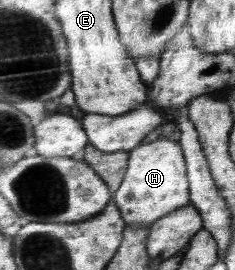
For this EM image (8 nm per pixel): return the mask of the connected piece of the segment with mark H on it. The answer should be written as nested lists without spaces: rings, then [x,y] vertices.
[[[164,136],[133,149],[127,176],[115,195],[115,202],[123,210],[129,225],[150,227],[162,217],[192,204],[188,172],[187,156],[179,141],[171,141]]]

